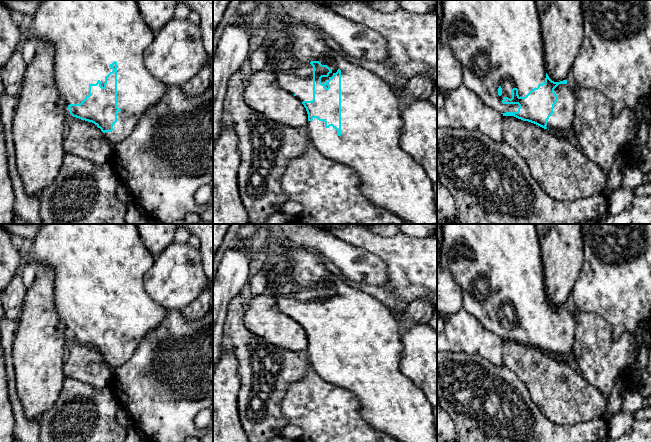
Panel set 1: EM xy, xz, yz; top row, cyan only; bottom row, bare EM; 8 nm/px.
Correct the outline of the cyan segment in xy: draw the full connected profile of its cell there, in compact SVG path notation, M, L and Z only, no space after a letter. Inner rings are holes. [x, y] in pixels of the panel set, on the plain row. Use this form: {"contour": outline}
{"contour": "M45 224L31 242L32 247L28 253L28 259L35 262L39 268L50 268L55 275L56 310L60 319L65 323L70 338L73 341L94 347L112 368L130 360L142 338L162 324L167 309L147 294L143 282L144 275L154 264L155 257L144 246L136 224Z"}

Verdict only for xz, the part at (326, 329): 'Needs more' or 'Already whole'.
Needs more

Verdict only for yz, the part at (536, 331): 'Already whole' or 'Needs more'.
Needs more

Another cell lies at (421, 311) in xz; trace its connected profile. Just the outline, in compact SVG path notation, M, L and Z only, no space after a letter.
M416 299L405 309L403 325L408 328L414 323L428 324L434 311L428 299Z

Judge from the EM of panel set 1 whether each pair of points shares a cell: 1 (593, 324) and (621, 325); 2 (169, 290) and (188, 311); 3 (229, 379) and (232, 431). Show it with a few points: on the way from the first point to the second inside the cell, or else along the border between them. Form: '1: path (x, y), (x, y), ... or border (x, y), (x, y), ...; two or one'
1: border (591, 312), (610, 325), (614, 340), (633, 334); two
2: border (202, 292), (180, 310); two
3: path (228, 392), (228, 418); one

